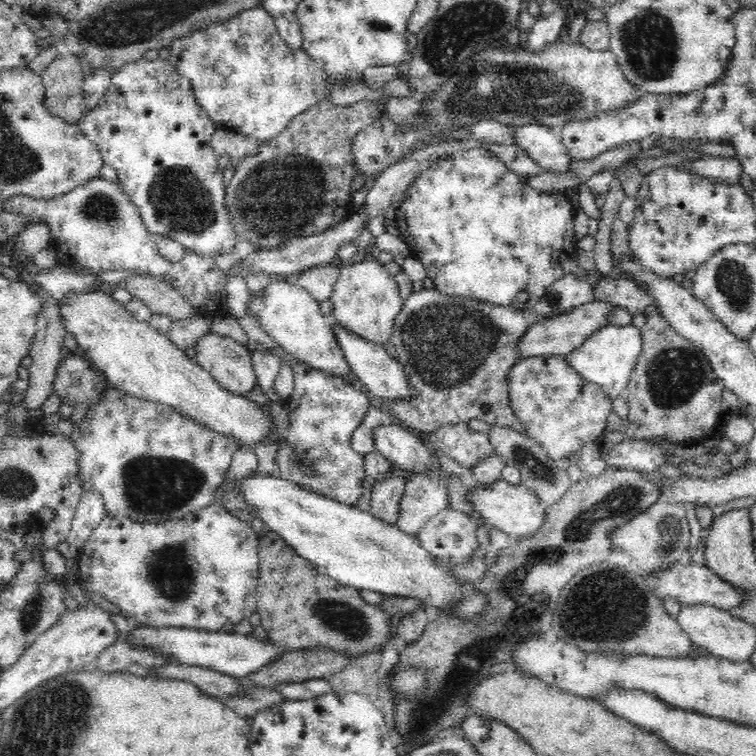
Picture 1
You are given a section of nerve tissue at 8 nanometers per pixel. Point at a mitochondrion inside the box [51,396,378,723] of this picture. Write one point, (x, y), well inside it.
(152, 487)

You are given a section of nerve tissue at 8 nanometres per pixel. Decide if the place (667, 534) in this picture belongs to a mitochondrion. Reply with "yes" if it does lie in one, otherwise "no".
yes

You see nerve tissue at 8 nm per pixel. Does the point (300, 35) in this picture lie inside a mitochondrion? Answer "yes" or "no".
no

